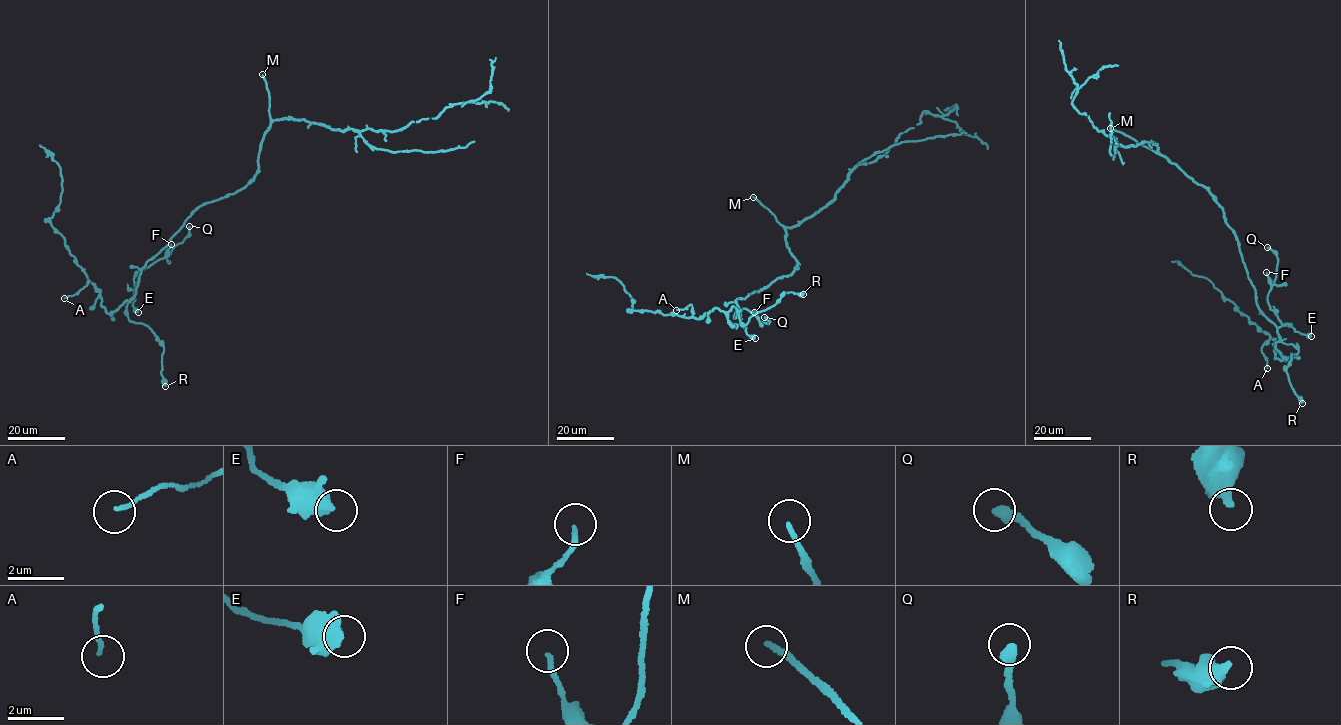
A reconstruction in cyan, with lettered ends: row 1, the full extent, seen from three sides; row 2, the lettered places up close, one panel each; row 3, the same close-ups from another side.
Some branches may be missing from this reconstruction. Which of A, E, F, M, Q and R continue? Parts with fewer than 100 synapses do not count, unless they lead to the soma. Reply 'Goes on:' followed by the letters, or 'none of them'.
Goes on: M

